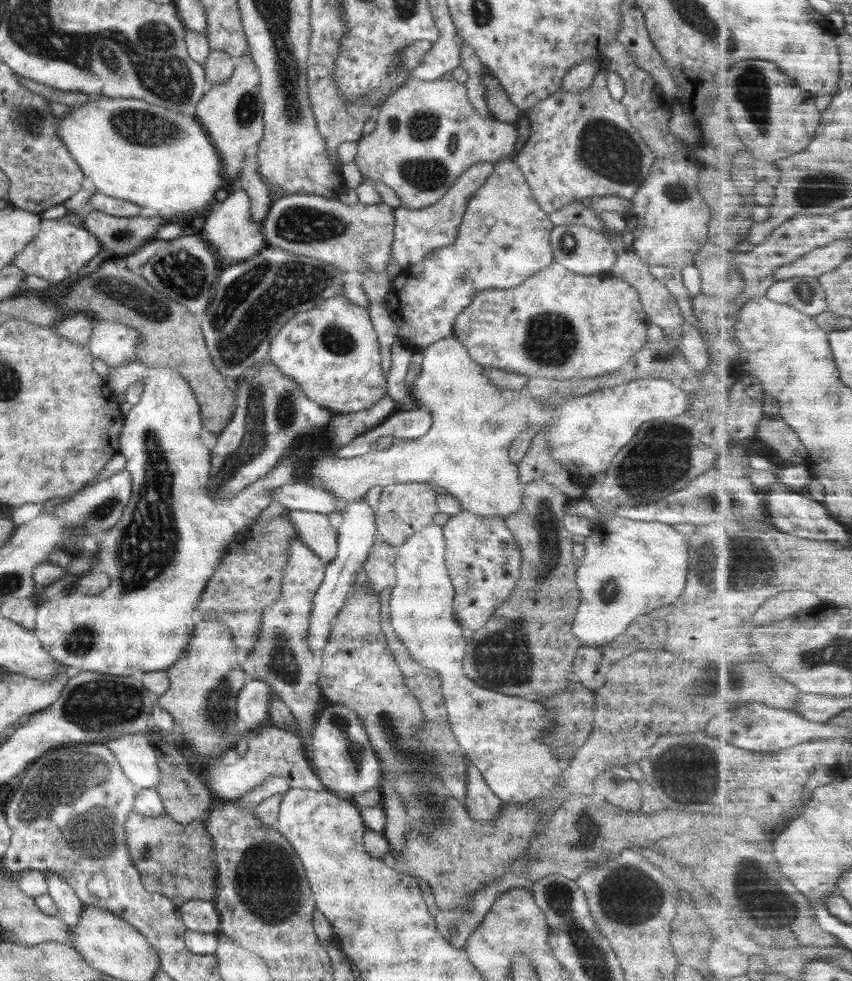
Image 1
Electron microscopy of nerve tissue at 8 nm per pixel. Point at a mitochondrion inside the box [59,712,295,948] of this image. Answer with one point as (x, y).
(145, 852)

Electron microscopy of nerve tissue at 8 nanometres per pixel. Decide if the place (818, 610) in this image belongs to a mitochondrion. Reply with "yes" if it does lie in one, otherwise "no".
no

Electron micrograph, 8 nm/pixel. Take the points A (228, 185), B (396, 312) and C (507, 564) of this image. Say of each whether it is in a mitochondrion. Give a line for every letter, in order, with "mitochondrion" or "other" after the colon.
A: other
B: other
C: mitochondrion

